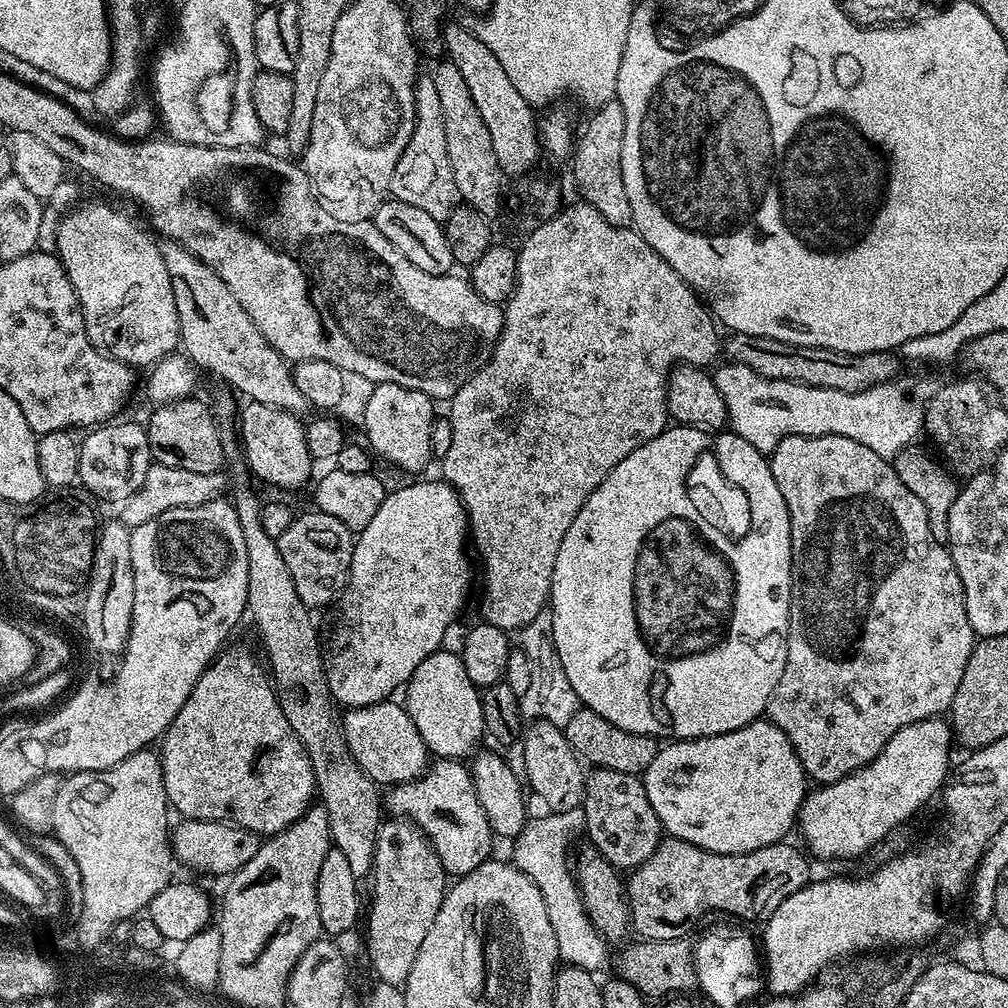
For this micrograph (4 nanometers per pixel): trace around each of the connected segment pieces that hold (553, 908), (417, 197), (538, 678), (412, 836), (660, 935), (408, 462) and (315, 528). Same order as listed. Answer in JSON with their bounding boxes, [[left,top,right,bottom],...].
[[511,807,610,974],[391,75,458,222],[518,611,582,726],[368,818,446,986],[626,839,810,940],[364,384,434,472],[276,510,354,610]]

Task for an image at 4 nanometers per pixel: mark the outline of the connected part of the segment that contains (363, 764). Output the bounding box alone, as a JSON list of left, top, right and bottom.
[342,699,430,786]

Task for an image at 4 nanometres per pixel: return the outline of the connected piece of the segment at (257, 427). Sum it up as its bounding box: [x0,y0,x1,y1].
[238,402,314,488]

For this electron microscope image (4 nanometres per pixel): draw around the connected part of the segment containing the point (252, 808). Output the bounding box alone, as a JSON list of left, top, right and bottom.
[159,648,317,838]

